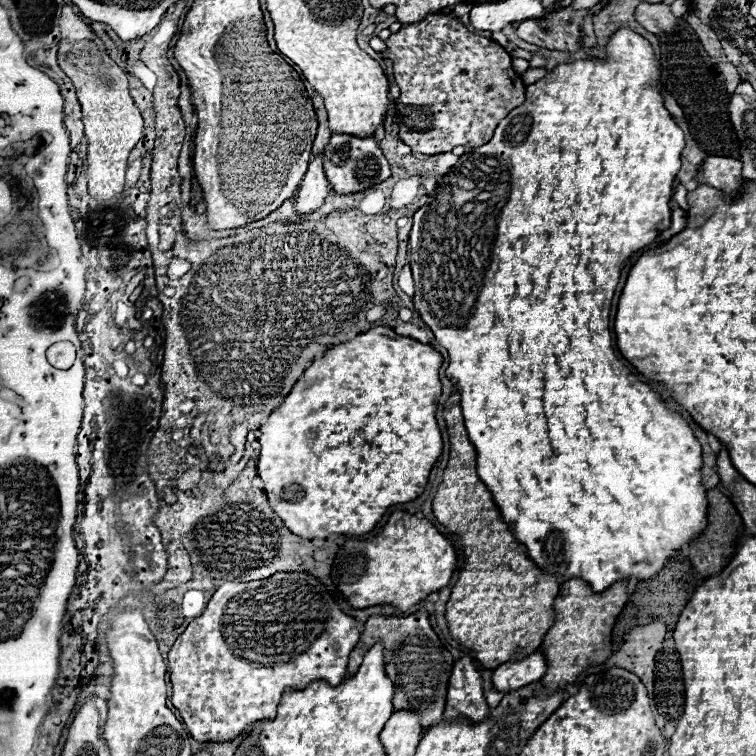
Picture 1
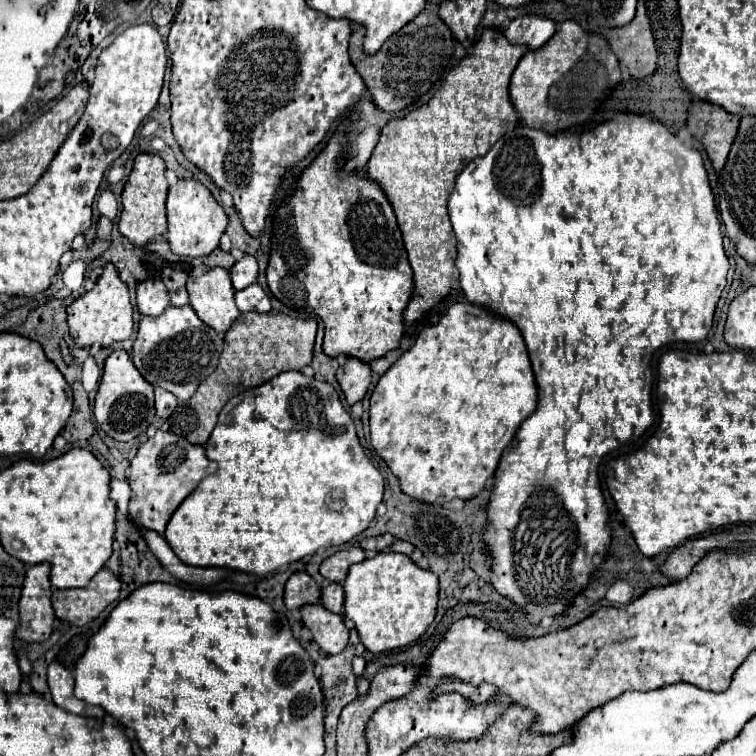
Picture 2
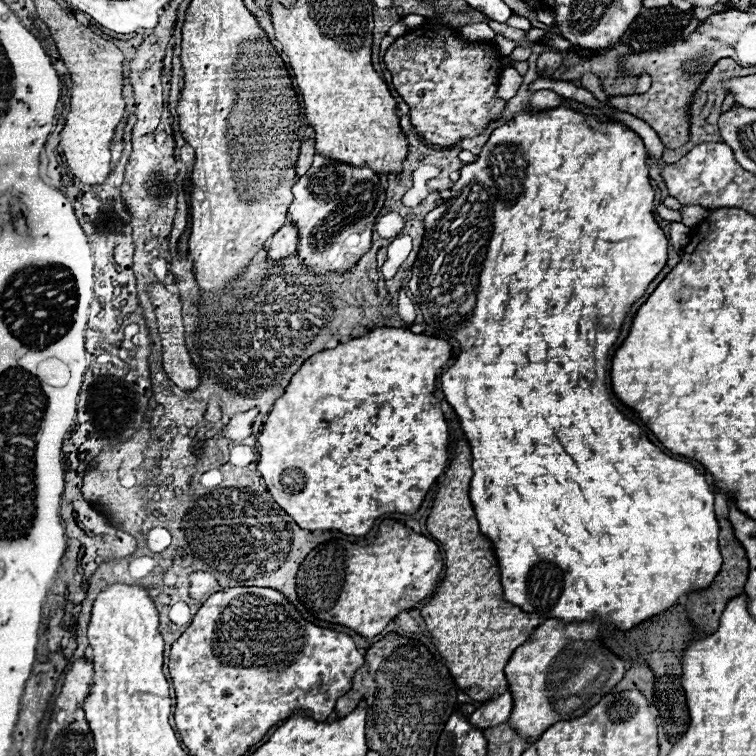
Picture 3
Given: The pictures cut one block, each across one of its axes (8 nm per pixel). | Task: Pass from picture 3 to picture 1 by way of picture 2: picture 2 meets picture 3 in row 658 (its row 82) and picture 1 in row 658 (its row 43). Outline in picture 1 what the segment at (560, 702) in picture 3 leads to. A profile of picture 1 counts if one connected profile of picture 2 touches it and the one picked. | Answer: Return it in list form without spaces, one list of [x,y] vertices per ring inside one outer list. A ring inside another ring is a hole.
[[[570,578],[562,584],[562,590],[554,602],[556,620],[554,626],[546,632],[540,650],[546,656],[548,670],[542,676],[544,686],[554,692],[572,684],[580,672],[592,664],[602,664],[610,658],[610,632],[616,622],[616,616],[622,612],[628,600],[628,580],[612,584],[608,590],[594,592],[590,584],[580,578]]]

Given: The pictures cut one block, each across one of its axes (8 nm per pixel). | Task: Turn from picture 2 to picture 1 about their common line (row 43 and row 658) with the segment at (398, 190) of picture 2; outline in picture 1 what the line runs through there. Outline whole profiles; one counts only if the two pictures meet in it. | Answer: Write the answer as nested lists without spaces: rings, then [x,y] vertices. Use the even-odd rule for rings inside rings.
[[[452,394],[448,398],[442,414],[444,414],[448,436],[450,436],[450,460],[444,470],[438,492],[434,496],[432,508],[436,512],[434,516],[438,518],[438,522],[442,522],[450,532],[460,534],[462,554],[466,556],[464,566],[460,570],[460,578],[458,578],[456,586],[452,588],[450,600],[446,604],[446,622],[448,622],[452,638],[456,638],[458,642],[462,642],[468,648],[476,650],[476,658],[478,658],[478,662],[482,662],[484,668],[498,668],[500,664],[508,662],[518,652],[532,654],[534,650],[540,648],[542,636],[554,624],[554,600],[560,592],[560,584],[554,574],[540,570],[530,560],[526,546],[512,536],[508,524],[502,520],[502,514],[500,514],[492,494],[480,482],[478,472],[476,472],[476,450],[474,450],[472,442],[468,440],[468,434],[464,428],[458,394]]]

